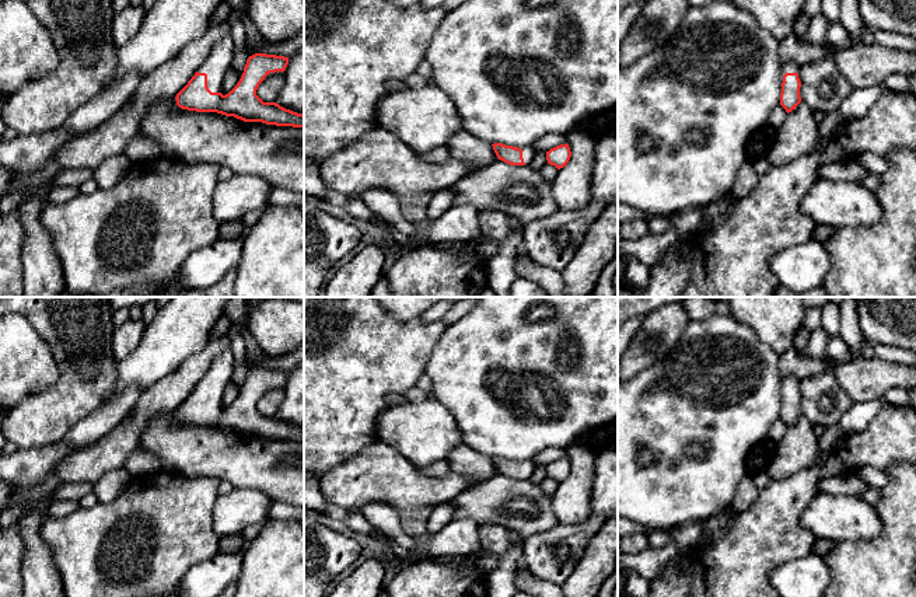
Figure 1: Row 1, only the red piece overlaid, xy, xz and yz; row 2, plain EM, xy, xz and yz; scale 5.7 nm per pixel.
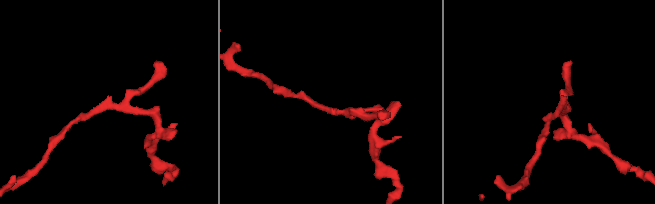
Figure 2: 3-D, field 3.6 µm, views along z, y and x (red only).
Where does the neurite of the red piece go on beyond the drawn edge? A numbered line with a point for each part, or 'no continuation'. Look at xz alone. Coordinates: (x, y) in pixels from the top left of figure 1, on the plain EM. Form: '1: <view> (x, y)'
1: xz (528, 467)

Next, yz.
1: yz (786, 381)

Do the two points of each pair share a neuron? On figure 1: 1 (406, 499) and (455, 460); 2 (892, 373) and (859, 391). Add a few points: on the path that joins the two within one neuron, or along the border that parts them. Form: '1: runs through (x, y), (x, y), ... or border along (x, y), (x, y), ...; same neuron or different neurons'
1: border along (451, 470), (468, 477), (475, 484); different neurons
2: runs through (884, 374), (874, 376), (867, 383); same neuron

